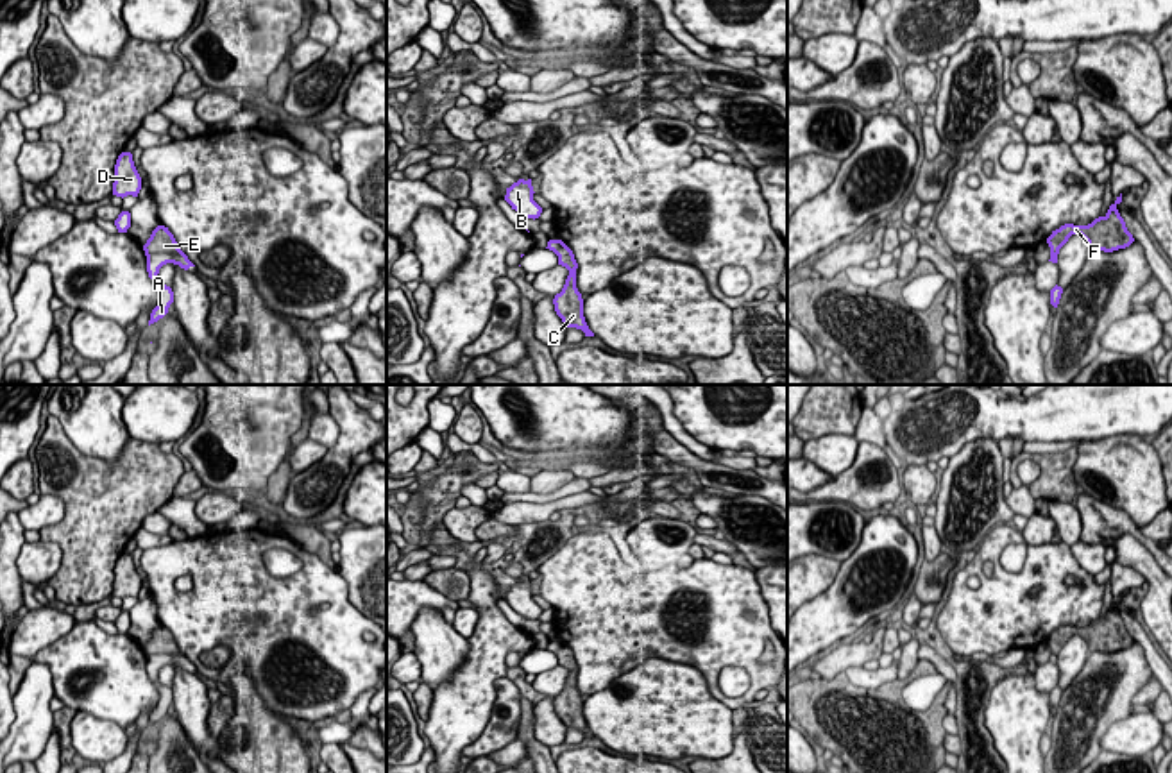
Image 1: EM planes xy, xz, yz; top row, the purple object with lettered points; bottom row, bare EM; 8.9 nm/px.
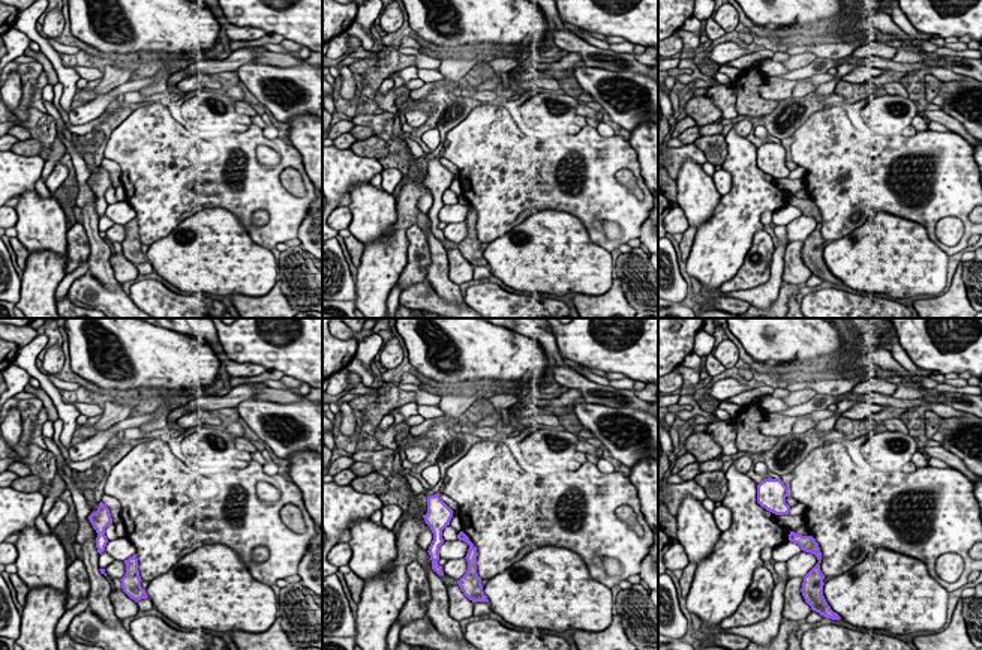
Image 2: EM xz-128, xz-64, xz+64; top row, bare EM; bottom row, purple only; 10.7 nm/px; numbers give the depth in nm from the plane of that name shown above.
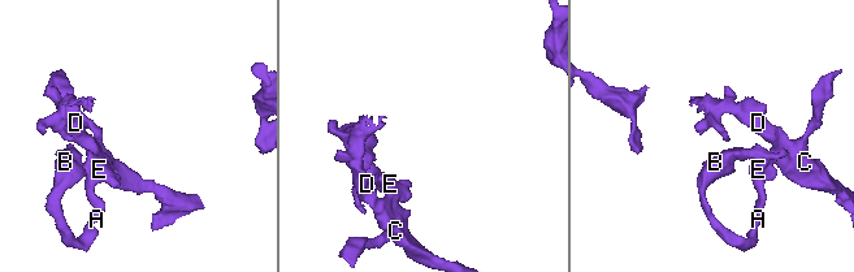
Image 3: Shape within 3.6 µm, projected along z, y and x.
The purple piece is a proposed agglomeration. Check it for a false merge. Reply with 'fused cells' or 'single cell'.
single cell

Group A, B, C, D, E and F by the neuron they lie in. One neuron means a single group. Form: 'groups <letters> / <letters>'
groups A B C D E F

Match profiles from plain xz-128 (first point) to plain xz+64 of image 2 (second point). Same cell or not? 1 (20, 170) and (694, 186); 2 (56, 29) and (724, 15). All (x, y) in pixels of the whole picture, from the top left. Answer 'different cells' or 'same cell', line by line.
1: different cells
2: same cell

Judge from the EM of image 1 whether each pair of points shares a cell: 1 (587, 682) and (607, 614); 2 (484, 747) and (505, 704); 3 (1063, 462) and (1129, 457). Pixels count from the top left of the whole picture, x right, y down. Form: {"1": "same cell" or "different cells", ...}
{"1": "same cell", "2": "same cell", "3": "different cells"}

